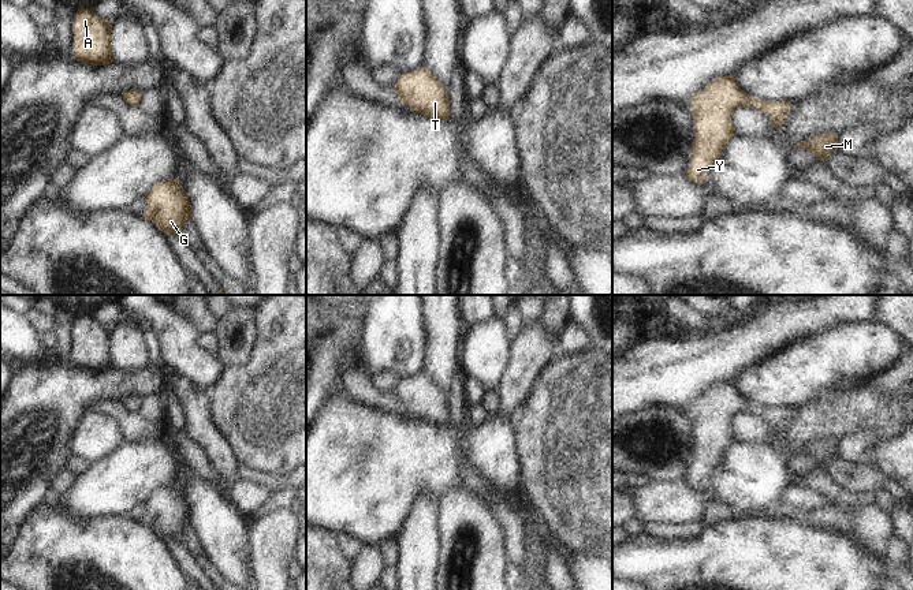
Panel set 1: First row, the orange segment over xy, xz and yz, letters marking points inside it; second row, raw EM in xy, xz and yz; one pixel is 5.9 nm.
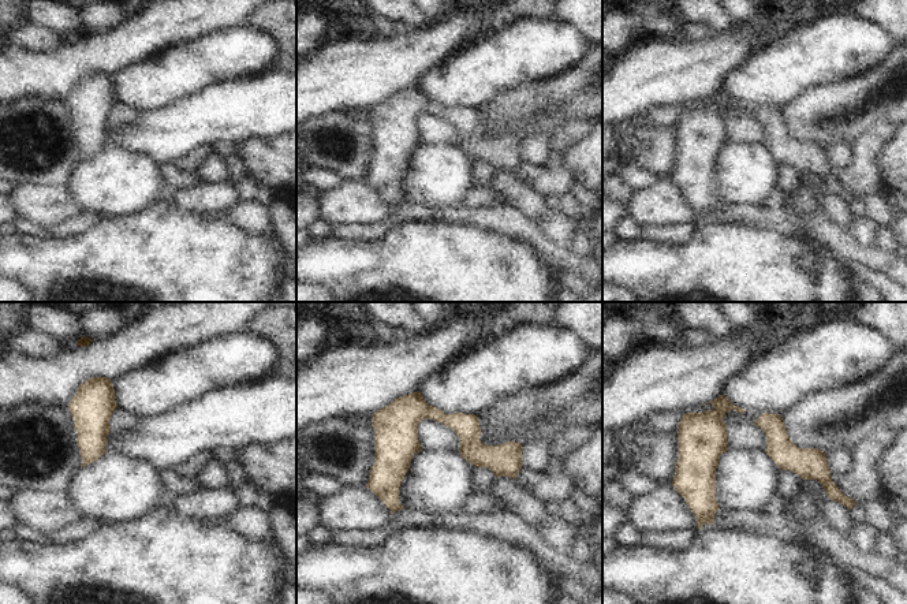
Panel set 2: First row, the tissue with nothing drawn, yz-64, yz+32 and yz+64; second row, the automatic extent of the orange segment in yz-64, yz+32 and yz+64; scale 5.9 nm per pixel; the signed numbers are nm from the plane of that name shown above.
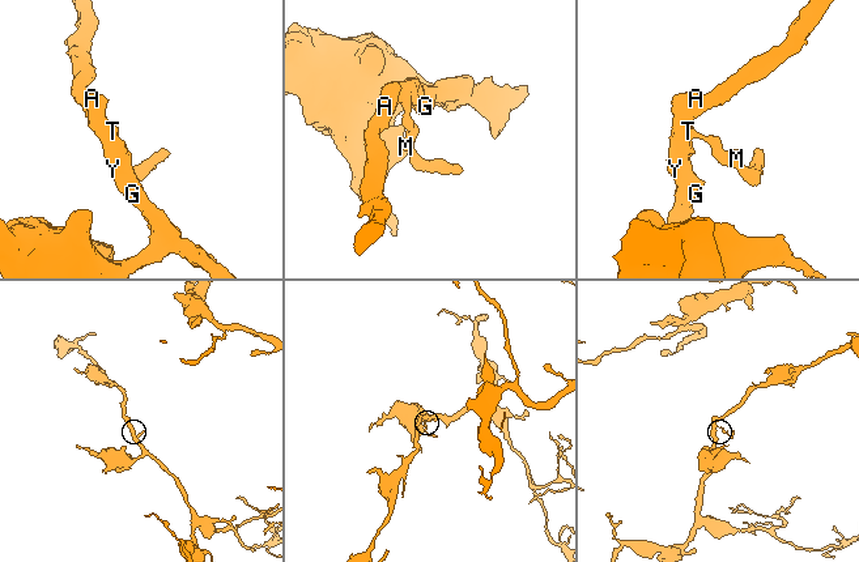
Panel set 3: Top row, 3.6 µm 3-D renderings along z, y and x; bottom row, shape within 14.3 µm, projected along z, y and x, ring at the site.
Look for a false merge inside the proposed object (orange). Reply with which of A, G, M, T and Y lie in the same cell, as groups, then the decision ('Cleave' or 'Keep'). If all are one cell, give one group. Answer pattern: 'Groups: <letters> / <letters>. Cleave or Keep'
Groups: A G M T Y. Keep.

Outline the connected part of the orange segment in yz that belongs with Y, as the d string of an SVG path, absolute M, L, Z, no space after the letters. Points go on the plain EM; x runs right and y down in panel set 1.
M718 382L697 397L690 408L694 448L686 482L703 489L709 473L734 442L731 421L739 411L752 411L764 418L780 434L791 412L790 407L763 407L745 400L737 382Z

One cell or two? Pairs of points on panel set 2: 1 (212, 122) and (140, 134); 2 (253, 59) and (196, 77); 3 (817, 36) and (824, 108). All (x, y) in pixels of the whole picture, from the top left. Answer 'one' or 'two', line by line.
1: one
2: one
3: two

